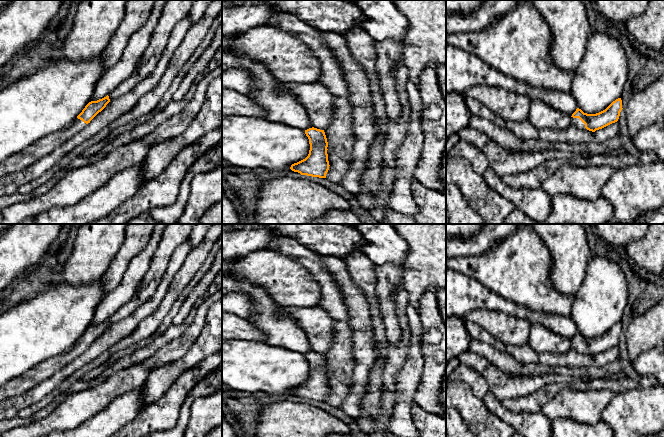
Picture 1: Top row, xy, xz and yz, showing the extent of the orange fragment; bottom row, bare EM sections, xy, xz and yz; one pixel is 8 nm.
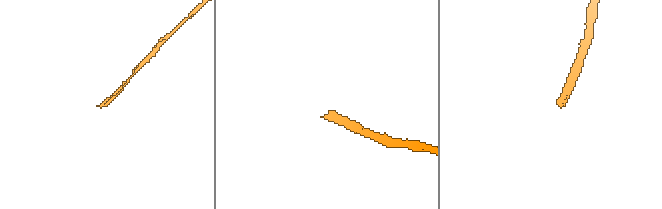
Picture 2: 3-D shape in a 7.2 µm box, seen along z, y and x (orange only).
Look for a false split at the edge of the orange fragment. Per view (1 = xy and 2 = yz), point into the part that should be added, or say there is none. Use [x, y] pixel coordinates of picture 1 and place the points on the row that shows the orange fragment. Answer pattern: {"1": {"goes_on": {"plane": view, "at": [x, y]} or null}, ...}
{"1": {"goes_on": {"plane": "xy", "at": [20, 160]}}, "2": {"goes_on": {"plane": "yz", "at": [576, 122]}}}

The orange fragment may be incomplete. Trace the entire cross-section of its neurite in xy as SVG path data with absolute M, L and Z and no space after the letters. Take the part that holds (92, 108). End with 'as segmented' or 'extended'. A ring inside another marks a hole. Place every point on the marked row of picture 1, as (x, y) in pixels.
M109 96L89 102L72 124L49 134L14 153L0 163L0 178L9 173L21 171L48 155L66 140L79 133L110 102Z; extended

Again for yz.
M621 98L616 99L605 110L596 114L587 114L577 108L571 116L571 124L578 129L595 132L617 122L622 109Z; extended

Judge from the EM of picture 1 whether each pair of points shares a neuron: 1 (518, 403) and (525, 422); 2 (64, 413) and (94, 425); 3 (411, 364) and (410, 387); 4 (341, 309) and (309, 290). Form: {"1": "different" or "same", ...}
{"1": "different", "2": "different", "3": "same", "4": "different"}

